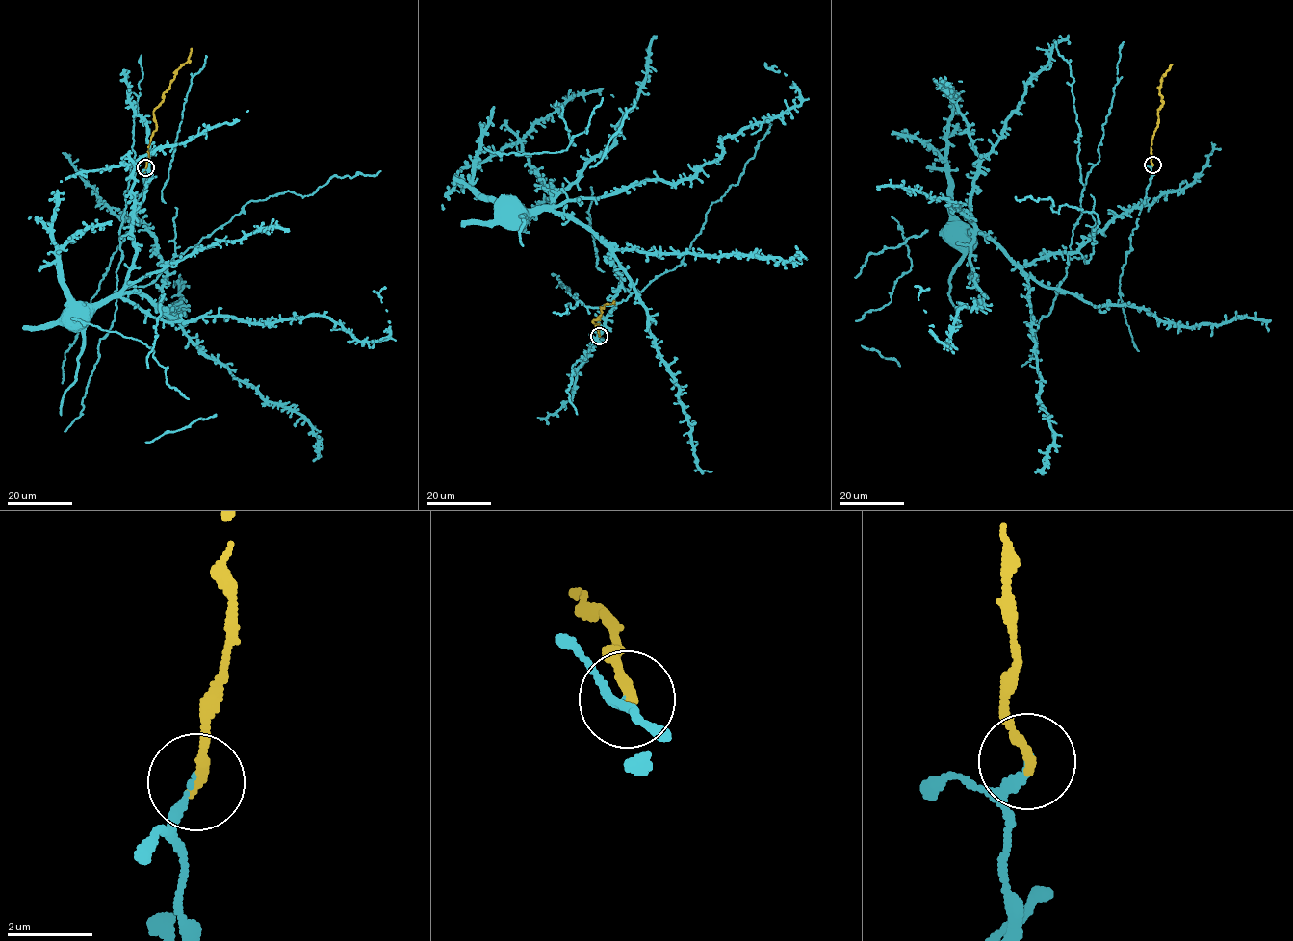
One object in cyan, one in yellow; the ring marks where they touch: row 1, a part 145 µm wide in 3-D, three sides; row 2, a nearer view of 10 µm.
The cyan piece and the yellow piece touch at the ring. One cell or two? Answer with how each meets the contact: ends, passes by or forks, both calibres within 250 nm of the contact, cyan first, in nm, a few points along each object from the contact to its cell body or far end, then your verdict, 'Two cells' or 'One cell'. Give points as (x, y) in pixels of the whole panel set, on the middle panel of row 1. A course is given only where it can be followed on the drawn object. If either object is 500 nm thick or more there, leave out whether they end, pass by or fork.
At the ring cyan ends. At the ring yellow ends. Thickness 140 nm (cyan) against 240 nm. Course of cyan: (600, 336), (604, 340), (595, 345), (621, 286), (609, 247), (573, 218), (552, 210), (506, 213). Course of yellow: (600, 336), (595, 325), (599, 323), (592, 322), (599, 318), (604, 304), (615, 304). One cell

